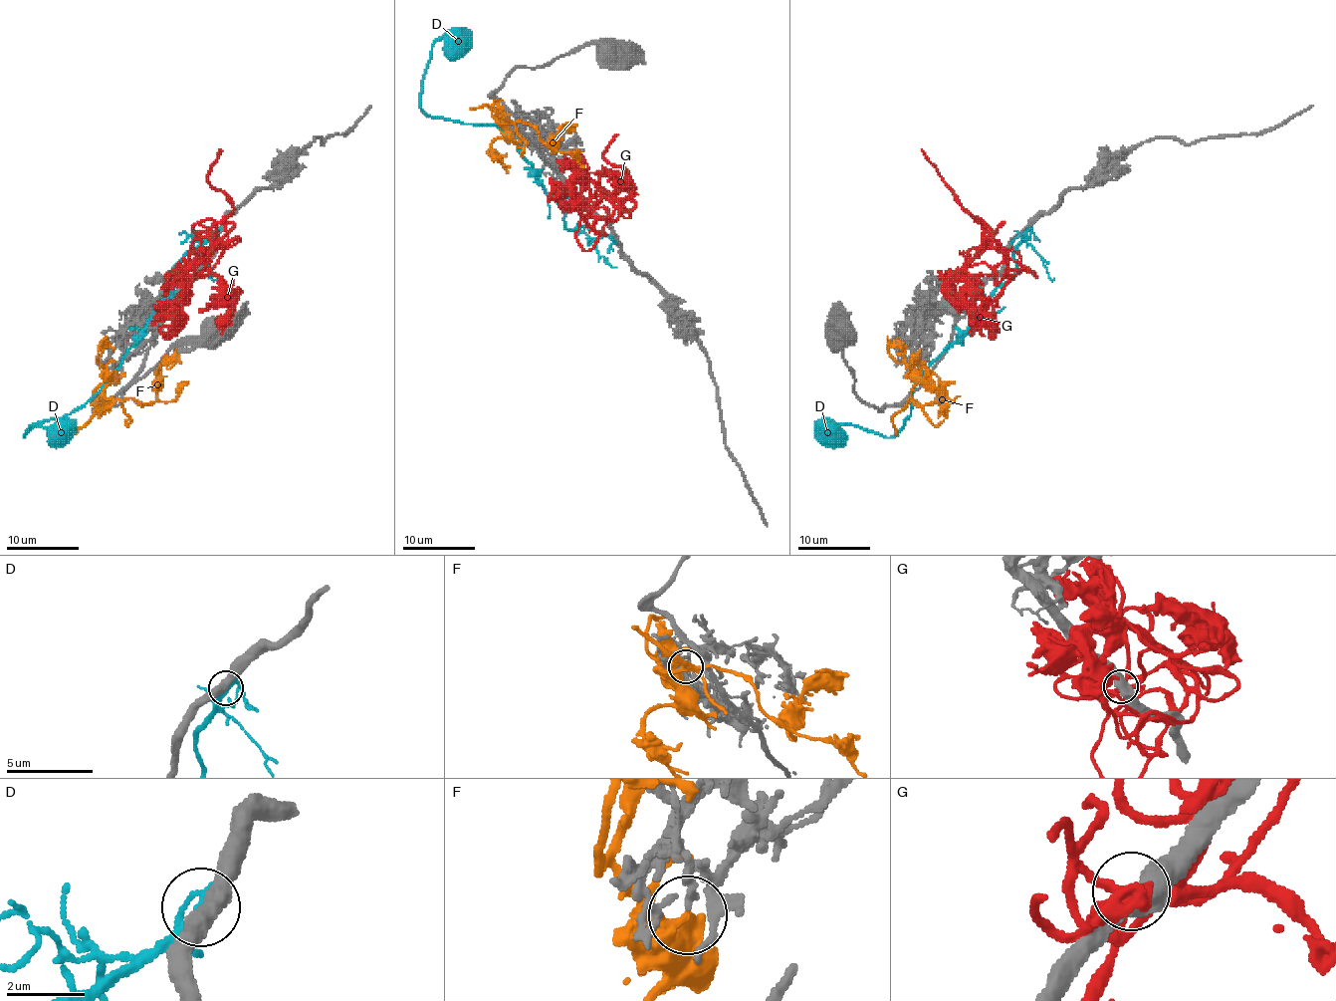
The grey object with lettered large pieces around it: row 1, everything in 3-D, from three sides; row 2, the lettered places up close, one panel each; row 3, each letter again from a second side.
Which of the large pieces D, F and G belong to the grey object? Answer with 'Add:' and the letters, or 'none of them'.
Add: none of them

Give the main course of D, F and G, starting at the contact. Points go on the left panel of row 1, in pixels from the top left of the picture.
D: (217, 231), (168, 276), (142, 336), (103, 386), (69, 413), (36, 423), (25, 437), (32, 424), (76, 432)
F: (111, 371), (103, 392), (107, 397), (133, 399), (139, 404), (157, 397), (157, 371), (164, 362), (181, 363)
G: (191, 276), (182, 271), (190, 245), (201, 240), (233, 209), (230, 200), (208, 180), (210, 167), (221, 149)

